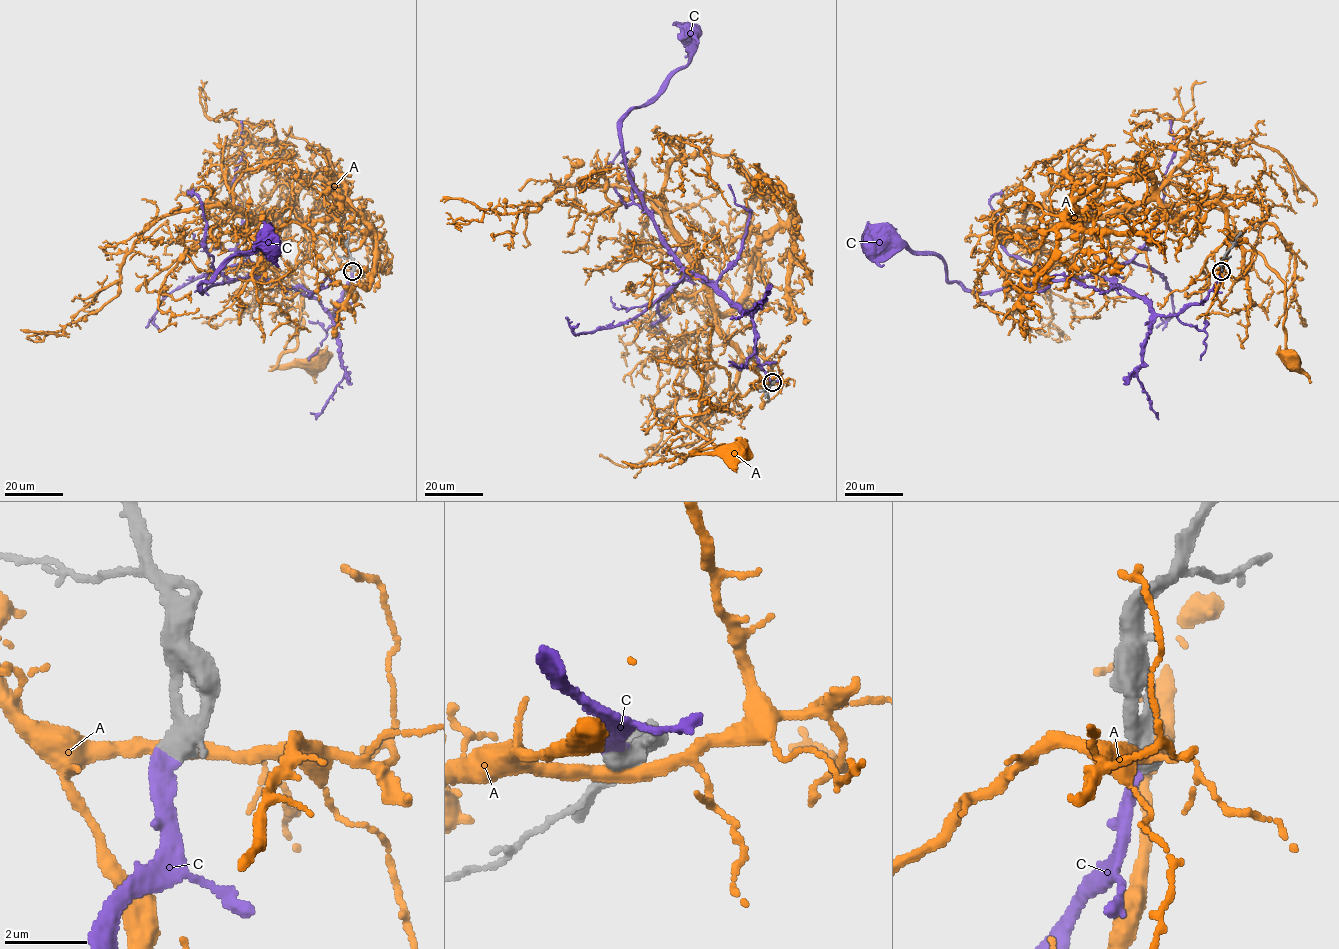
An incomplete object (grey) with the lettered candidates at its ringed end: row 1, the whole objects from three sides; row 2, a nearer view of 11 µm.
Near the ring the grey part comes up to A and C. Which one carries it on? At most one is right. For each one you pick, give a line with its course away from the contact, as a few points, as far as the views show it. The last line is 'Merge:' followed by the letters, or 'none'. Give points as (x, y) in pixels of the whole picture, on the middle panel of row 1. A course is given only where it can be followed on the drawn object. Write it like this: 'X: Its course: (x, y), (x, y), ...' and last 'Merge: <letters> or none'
C: Its course: (772, 382), (753, 320), (681, 265), (620, 140), (629, 110), (689, 61), (692, 28)
Merge: C

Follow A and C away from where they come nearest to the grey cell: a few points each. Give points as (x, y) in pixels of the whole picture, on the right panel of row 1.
A: (1222, 270), (1234, 240), (1224, 209), (1194, 206), (1172, 221), (1165, 183), (1224, 212), (1285, 284), (1293, 360)
C: (1221, 270), (1202, 302), (1159, 316), (1115, 281), (1070, 278), (968, 291), (949, 282), (937, 254), (867, 245)

